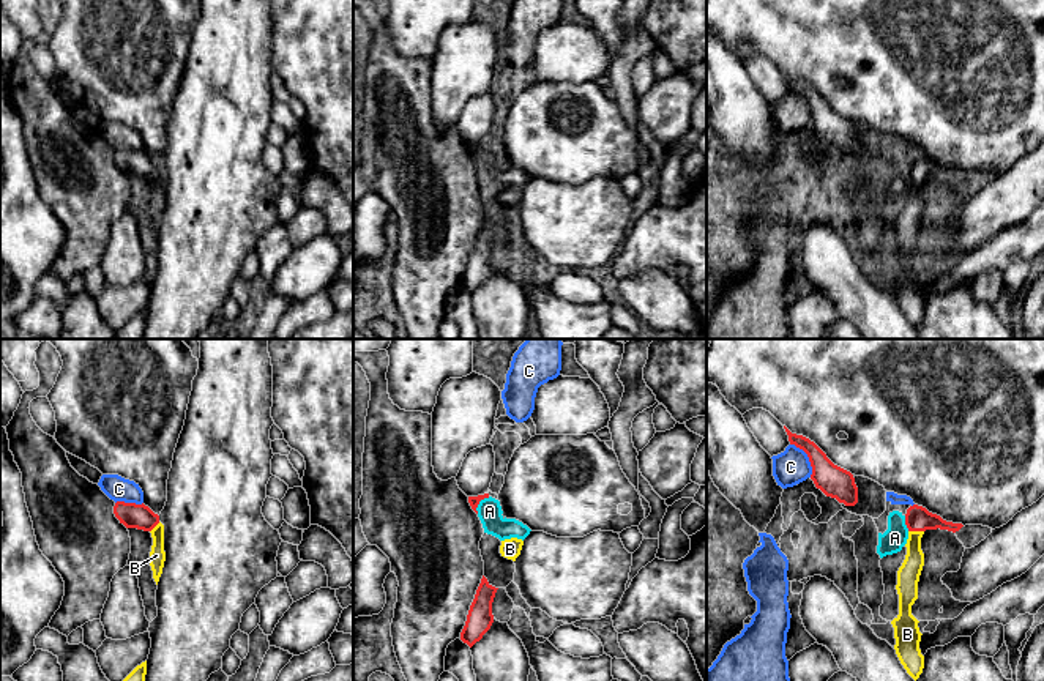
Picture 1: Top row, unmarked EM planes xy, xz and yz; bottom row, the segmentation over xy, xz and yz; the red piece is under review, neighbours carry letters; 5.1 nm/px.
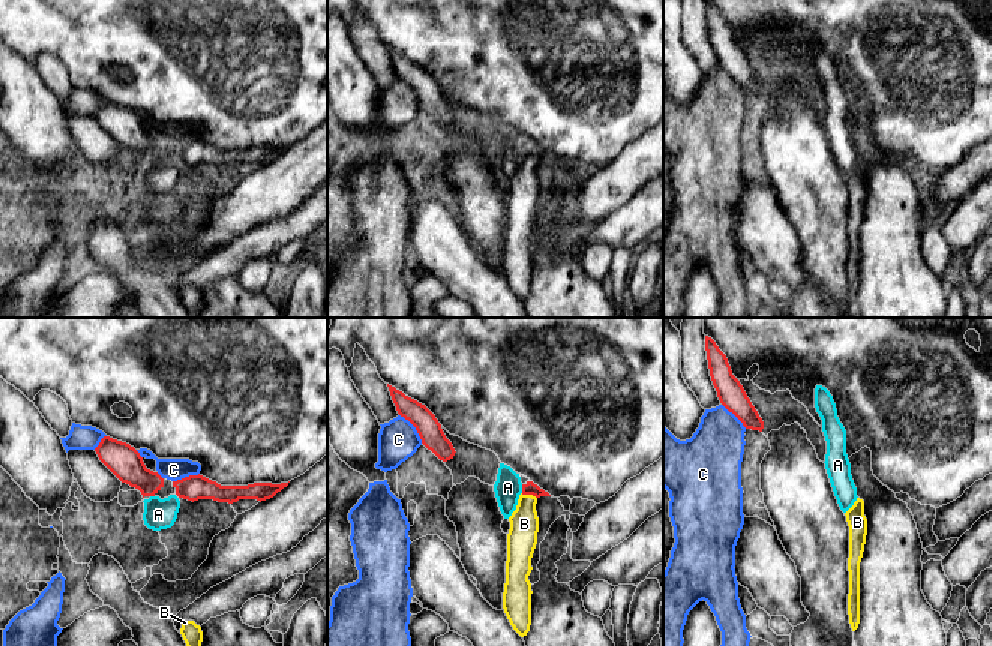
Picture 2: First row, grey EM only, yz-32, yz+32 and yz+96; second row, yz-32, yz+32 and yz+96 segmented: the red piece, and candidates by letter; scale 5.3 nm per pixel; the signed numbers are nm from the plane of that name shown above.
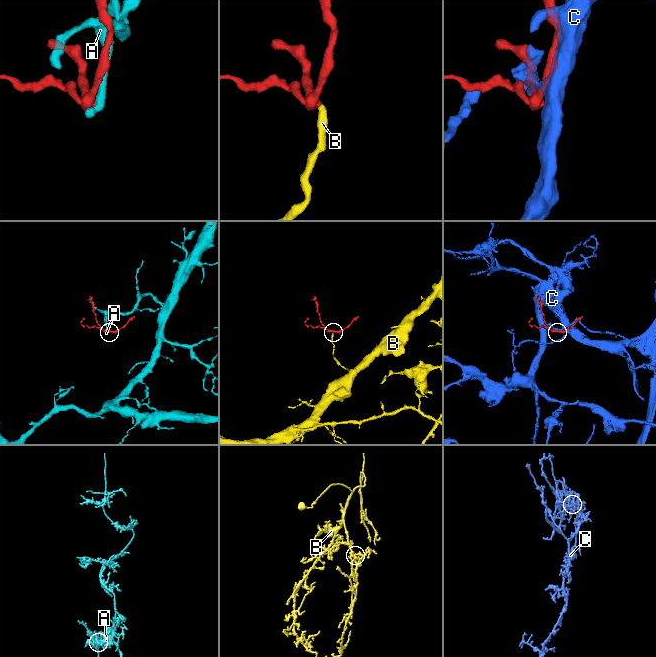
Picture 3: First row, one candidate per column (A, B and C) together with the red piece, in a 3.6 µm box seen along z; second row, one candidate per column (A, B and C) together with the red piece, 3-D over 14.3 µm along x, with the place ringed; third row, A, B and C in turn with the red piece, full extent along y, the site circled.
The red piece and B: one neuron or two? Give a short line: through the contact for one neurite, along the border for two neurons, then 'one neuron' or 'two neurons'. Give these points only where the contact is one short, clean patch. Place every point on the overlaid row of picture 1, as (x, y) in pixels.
yz (917, 519), (917, 530), (913, 563), (909, 573) | one neuron

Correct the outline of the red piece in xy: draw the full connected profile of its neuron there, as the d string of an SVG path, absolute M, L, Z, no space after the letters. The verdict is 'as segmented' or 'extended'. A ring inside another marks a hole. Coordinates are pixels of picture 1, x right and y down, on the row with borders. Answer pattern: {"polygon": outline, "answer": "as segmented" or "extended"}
{"polygon": "M125 501L115 503L114 514L126 528L137 528L151 533L153 545L150 552L150 566L153 571L153 579L158 585L166 561L164 525L159 522L159 515L144 503L136 504Z", "answer": "extended"}

